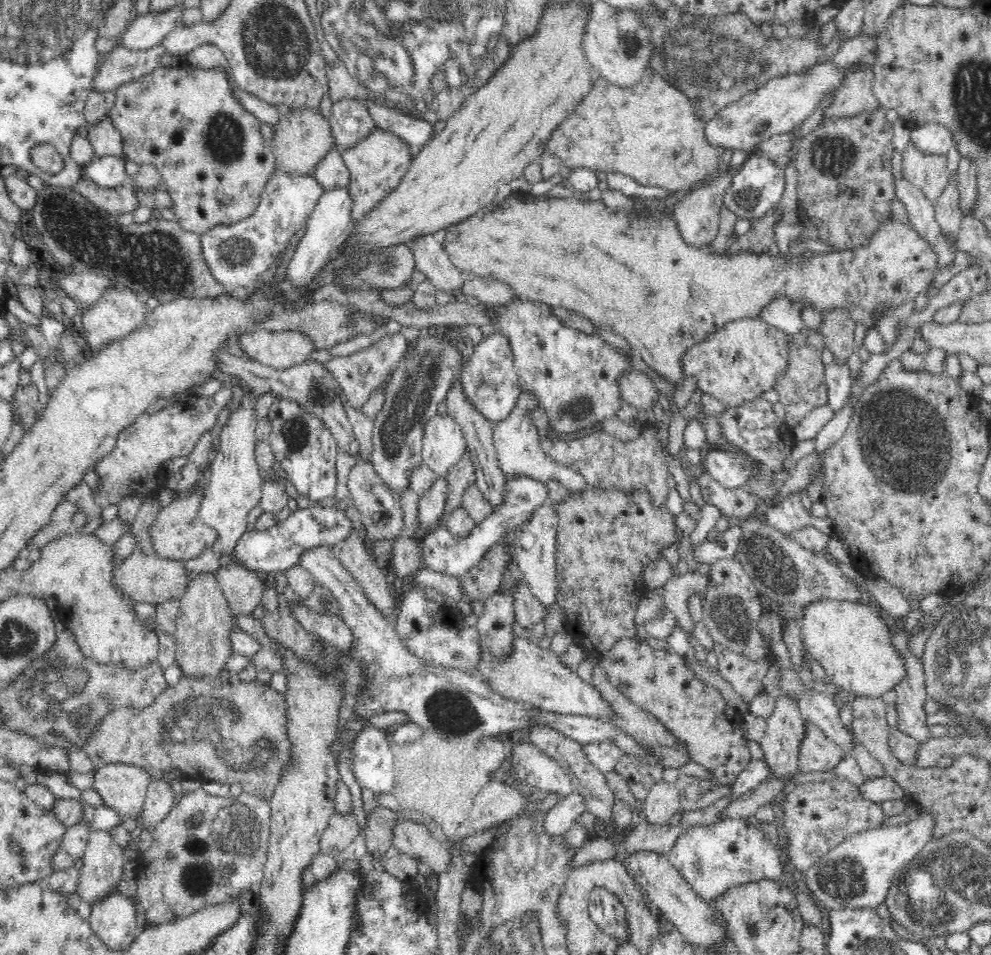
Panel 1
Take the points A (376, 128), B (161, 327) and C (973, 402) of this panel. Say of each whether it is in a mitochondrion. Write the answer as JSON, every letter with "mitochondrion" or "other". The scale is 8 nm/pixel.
{"A":"other","B":"other","C":"other"}

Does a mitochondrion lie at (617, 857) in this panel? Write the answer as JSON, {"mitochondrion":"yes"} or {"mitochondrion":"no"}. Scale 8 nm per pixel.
{"mitochondrion":"no"}

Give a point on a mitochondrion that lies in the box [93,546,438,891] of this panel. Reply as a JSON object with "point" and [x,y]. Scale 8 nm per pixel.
{"point":[200,722]}

